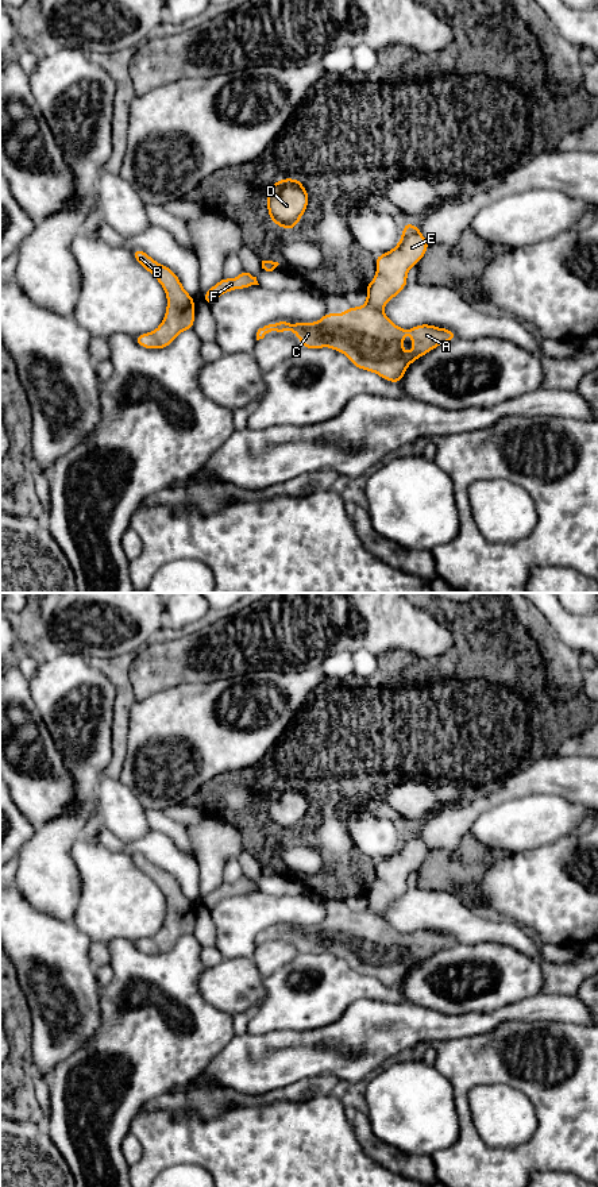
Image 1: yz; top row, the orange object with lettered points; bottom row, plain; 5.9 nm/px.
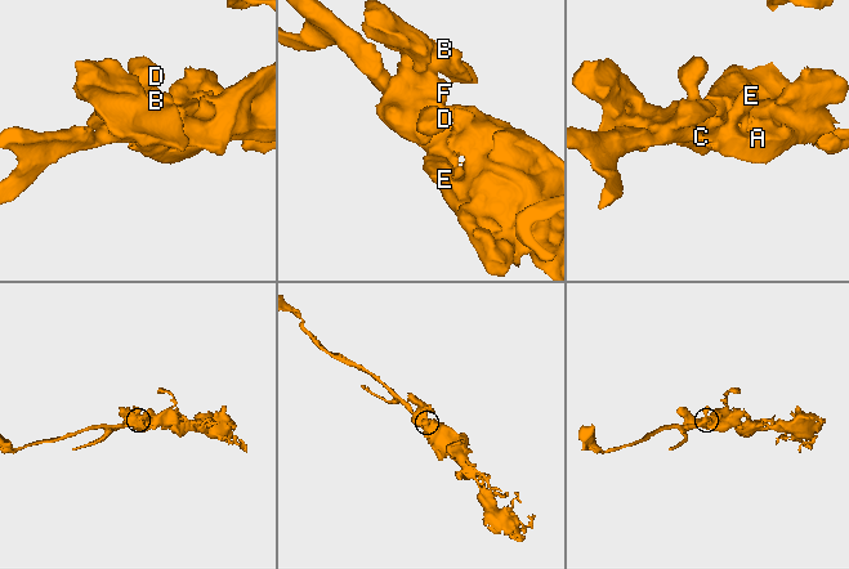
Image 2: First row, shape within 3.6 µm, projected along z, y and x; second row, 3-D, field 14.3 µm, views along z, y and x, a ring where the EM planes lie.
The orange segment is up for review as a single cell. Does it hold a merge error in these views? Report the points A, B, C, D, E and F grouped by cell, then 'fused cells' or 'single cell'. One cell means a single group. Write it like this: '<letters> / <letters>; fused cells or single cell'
A B C D E F; single cell

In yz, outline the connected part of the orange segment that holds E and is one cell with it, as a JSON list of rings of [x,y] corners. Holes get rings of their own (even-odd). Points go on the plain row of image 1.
[[[404,828],[398,849],[386,859],[375,862],[377,879],[366,890],[364,910],[348,912],[344,918],[325,918],[315,928],[292,930],[286,925],[279,925],[277,929],[267,928],[258,934],[256,945],[273,934],[278,939],[290,934],[298,941],[304,953],[333,953],[343,957],[358,974],[400,988],[417,963],[458,943],[454,936],[431,929],[404,934],[383,917],[383,912],[408,890],[408,876],[424,864],[428,852],[429,848],[423,837],[413,828]],[[405,937],[414,949],[406,960]]]

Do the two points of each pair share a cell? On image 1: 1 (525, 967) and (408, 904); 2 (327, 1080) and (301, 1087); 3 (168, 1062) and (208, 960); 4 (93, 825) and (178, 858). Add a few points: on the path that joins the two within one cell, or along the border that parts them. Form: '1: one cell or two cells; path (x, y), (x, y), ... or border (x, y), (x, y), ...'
1: two cells; border (458, 941), (500, 943), (513, 948)
2: one cell; path (320, 1085), (308, 1087)
3: two cells; border (201, 948), (201, 963), (205, 967)
4: two cells; border (101, 824), (96, 841)

